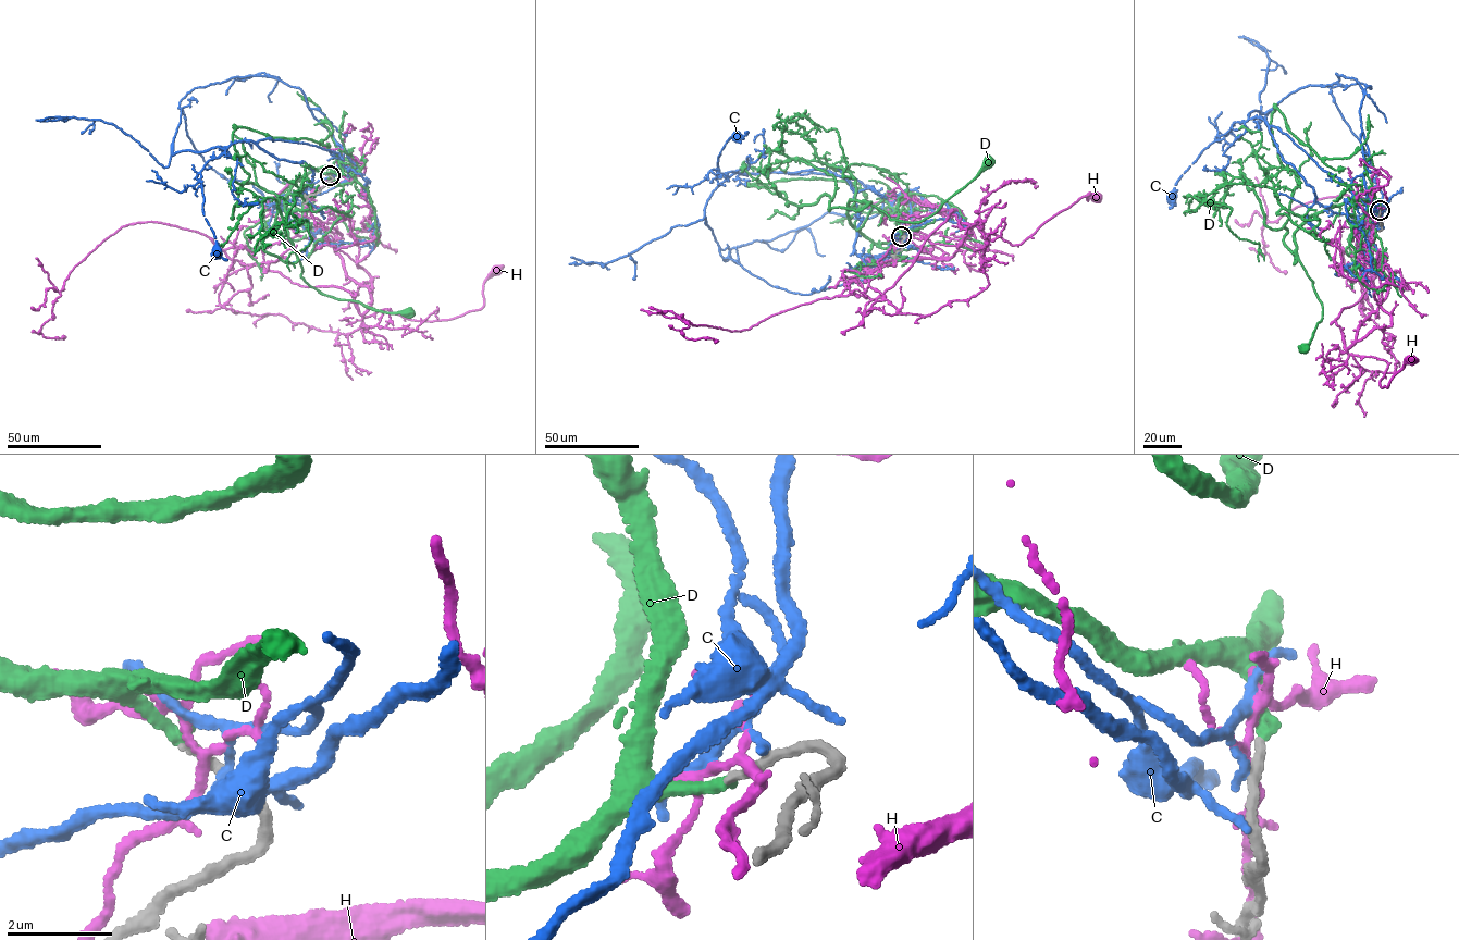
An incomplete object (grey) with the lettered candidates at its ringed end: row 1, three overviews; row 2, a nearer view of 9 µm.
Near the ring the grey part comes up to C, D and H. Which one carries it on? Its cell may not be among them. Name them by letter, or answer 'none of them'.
D

